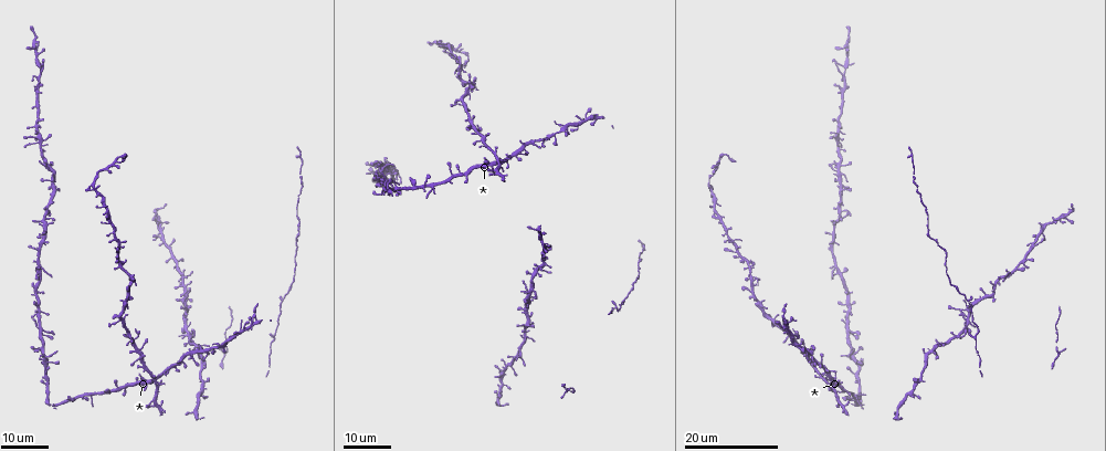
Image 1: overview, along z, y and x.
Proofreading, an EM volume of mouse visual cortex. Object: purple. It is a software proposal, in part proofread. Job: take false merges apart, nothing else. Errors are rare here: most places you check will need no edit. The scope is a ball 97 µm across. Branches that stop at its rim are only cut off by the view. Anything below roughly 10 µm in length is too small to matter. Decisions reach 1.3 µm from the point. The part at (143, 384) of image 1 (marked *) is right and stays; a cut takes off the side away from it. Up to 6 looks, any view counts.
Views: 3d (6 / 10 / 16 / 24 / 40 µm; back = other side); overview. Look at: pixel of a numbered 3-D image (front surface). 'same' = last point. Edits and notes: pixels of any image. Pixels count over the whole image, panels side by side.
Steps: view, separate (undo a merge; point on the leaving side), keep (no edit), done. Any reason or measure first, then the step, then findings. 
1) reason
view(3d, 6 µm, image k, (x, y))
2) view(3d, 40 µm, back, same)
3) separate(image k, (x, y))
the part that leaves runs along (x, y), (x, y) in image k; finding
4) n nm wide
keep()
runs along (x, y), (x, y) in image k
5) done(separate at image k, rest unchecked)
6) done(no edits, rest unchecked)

arms part here
view(3d, 24 µm, image 1, (937, 348))

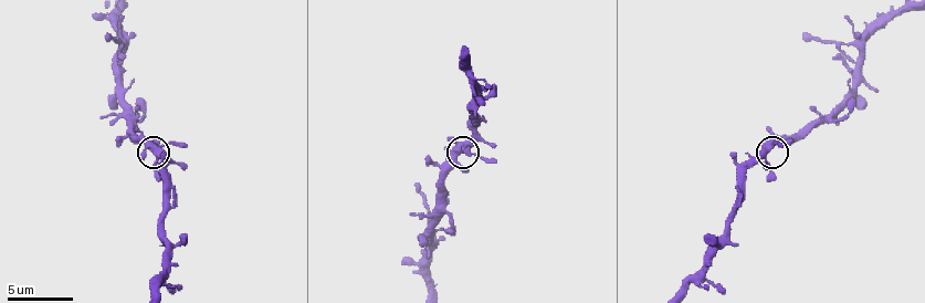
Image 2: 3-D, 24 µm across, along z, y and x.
zoom in
view(3d, 10 µm, image 2, (160, 146))

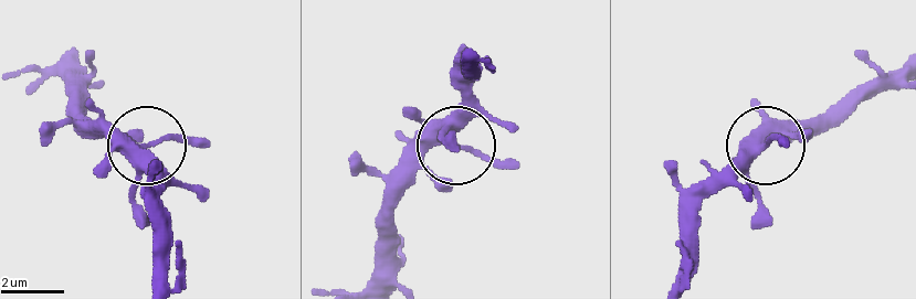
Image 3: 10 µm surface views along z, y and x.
keep()
continuous, no second cell

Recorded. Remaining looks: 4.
four arms meet
view(3d, 16 µm, image 1, (176, 261))

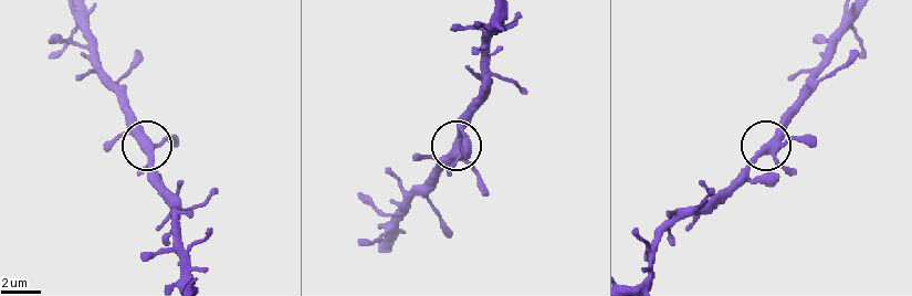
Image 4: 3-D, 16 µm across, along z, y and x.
zoom in
view(3d, 6 µm, image 4, (145, 141))

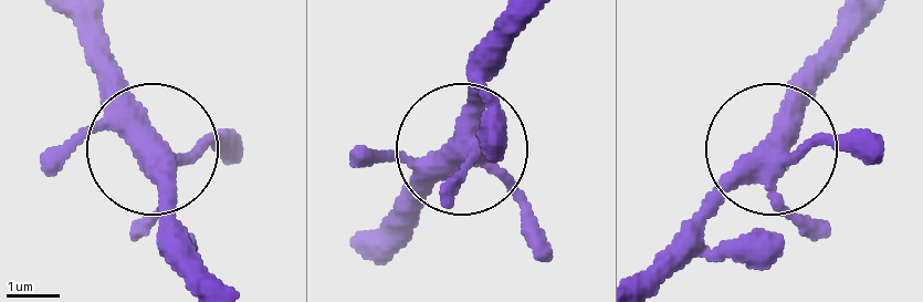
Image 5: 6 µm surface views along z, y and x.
400 nm wide
keep()
runs along (639, 278), (758, 158), (819, 58) in image 5; all the same cell

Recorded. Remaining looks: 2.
three arms meet
view(3d, 24 µm, image 1, (973, 338))

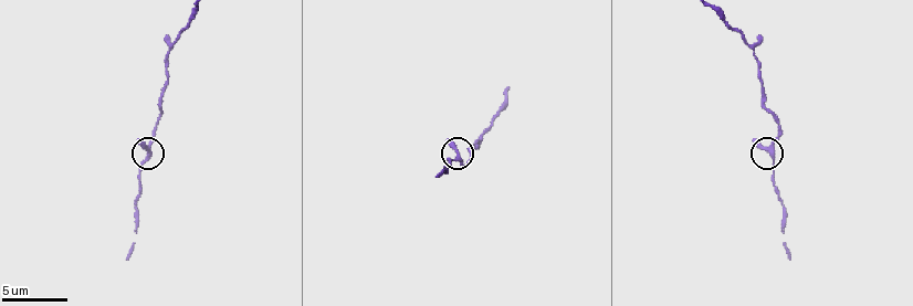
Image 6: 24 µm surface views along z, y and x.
zoom in
view(3d, 6 µm, image 6, (772, 145))

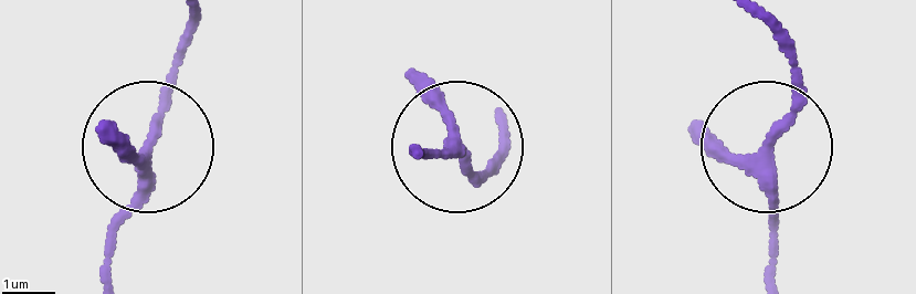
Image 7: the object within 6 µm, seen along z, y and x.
3 arms
keep()
one cell here

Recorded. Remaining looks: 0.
done(no edits, rest unchecked)

